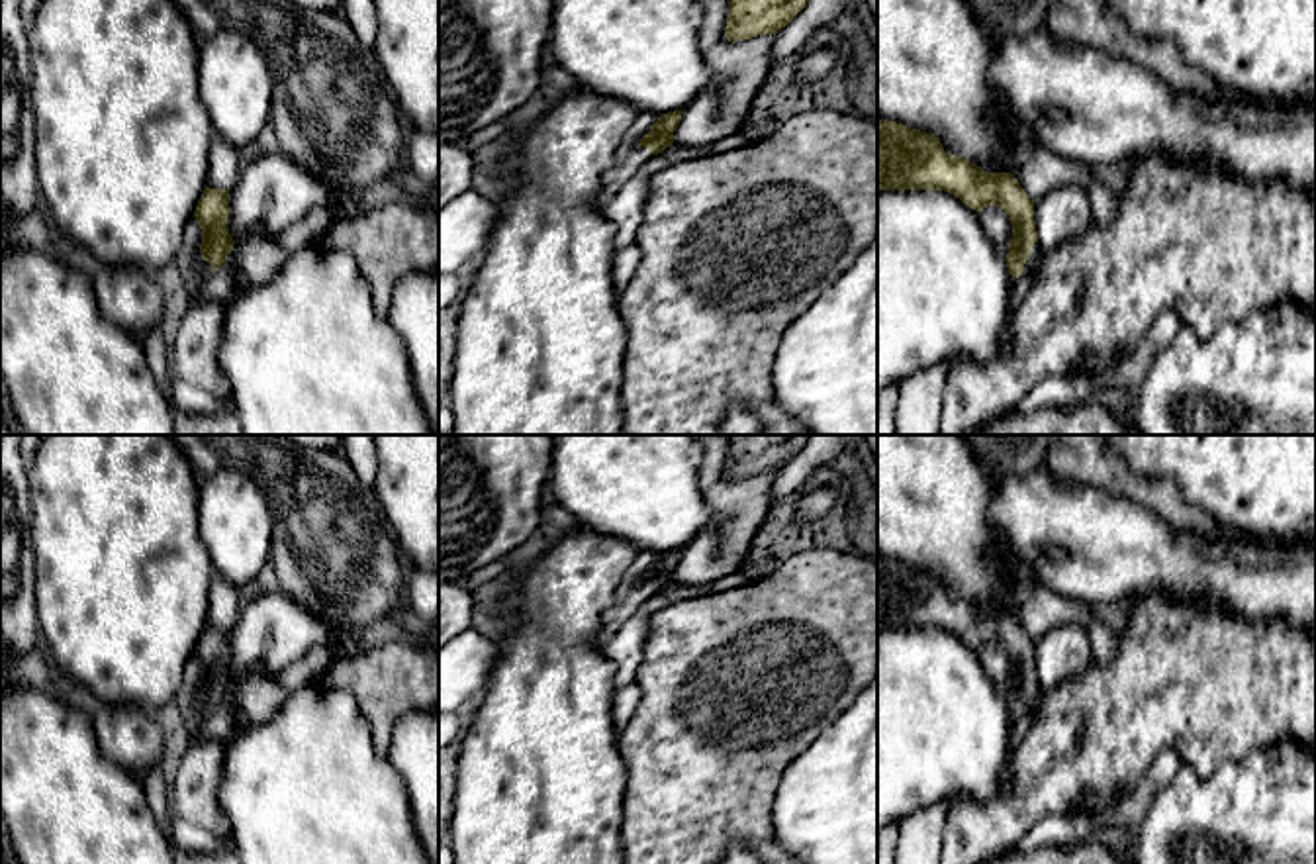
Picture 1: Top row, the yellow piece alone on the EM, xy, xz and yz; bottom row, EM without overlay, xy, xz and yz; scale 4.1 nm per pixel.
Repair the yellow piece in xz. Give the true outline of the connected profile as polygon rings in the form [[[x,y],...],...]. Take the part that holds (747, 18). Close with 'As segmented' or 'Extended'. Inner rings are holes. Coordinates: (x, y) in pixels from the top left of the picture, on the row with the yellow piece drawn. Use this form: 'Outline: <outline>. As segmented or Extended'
Outline: [[[728,0],[725,37],[744,41],[781,31],[809,0]]]. As segmented

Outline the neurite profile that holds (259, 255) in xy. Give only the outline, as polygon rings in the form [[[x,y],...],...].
[[[262,227],[237,239],[233,253],[245,284],[266,284],[290,257],[276,241],[276,233]]]

